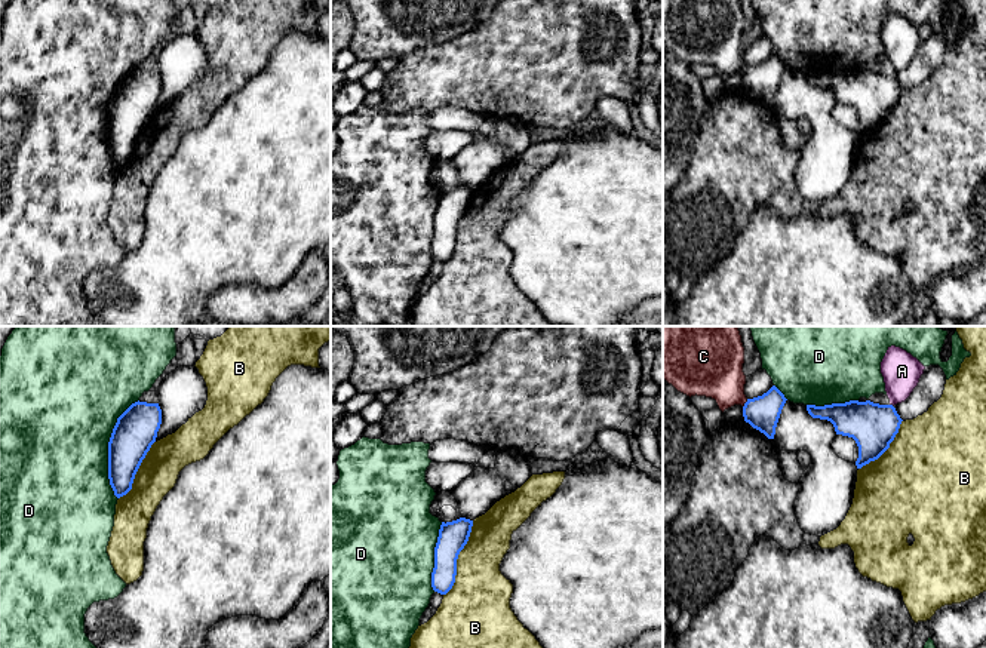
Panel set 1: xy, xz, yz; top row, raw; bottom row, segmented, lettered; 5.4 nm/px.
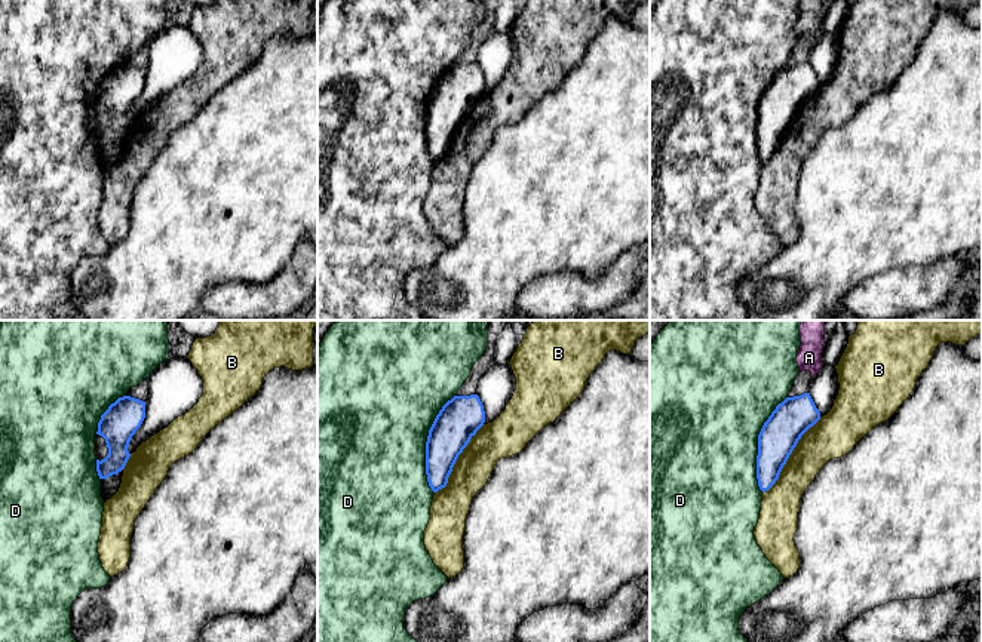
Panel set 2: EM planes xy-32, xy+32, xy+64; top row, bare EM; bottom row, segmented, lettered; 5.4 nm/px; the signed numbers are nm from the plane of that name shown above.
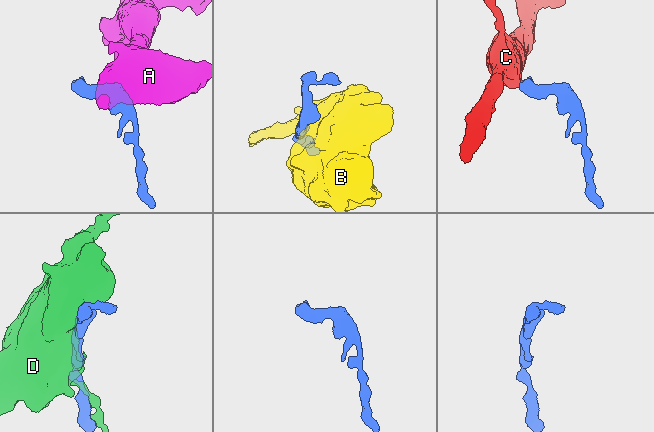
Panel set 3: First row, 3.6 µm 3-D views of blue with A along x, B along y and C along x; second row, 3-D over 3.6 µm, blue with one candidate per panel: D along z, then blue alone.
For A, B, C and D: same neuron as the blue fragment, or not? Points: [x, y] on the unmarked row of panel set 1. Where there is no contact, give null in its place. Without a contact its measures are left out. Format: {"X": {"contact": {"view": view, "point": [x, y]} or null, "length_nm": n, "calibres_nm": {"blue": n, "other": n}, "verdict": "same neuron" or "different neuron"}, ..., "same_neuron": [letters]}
{"A": {"contact": {"view": "yz", "point": [891, 73]}, "length_nm": 30, "calibres_nm": {"blue": 240, "other": 200}, "verdict": "same neuron"}, "B": {"contact": {"view": "xz", "point": [457, 226]}, "length_nm": 440, "calibres_nm": {"blue": 160, "other": 320}, "verdict": "different neuron"}, "C": {"contact": {"view": "yz", "point": [745, 71]}, "length_nm": 50, "calibres_nm": {"blue": 190, "other": 300}, "verdict": "different neuron"}, "D": {"contact": {"view": "xy", "point": [108, 116]}, "length_nm": 550, "calibres_nm": {"blue": 220, "other": 500}, "verdict": "different neuron"}, "same_neuron": ["A"]}

